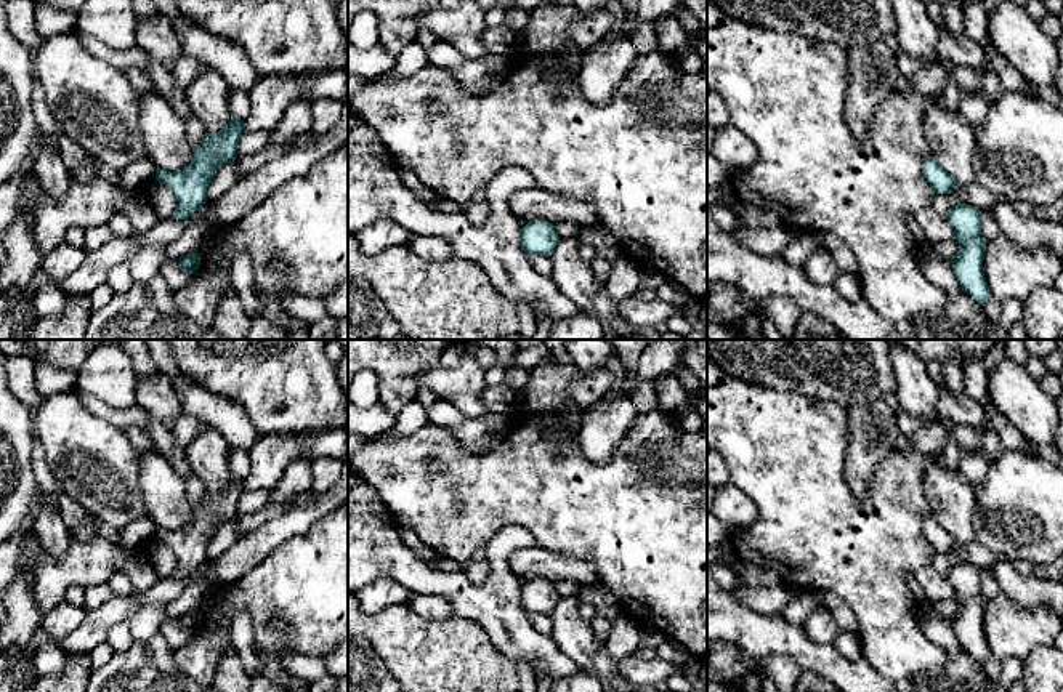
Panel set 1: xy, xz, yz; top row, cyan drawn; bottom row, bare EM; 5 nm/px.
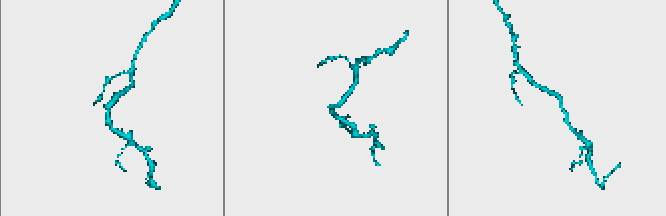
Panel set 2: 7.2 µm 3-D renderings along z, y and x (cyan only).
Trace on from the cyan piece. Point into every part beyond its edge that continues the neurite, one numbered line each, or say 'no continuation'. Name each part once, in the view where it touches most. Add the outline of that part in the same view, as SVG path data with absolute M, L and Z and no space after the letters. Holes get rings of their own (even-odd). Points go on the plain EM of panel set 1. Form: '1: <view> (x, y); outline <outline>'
no continuation

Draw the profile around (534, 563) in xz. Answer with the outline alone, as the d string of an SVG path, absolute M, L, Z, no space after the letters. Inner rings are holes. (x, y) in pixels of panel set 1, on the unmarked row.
M539 546L518 549L510 554L503 564L524 583L532 578L576 581L579 586L600 583L600 577L590 562L582 559L564 559Z

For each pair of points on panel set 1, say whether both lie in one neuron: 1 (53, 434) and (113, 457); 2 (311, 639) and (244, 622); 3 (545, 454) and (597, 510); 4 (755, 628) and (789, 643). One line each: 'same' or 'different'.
1: same
2: different
3: same
4: same

